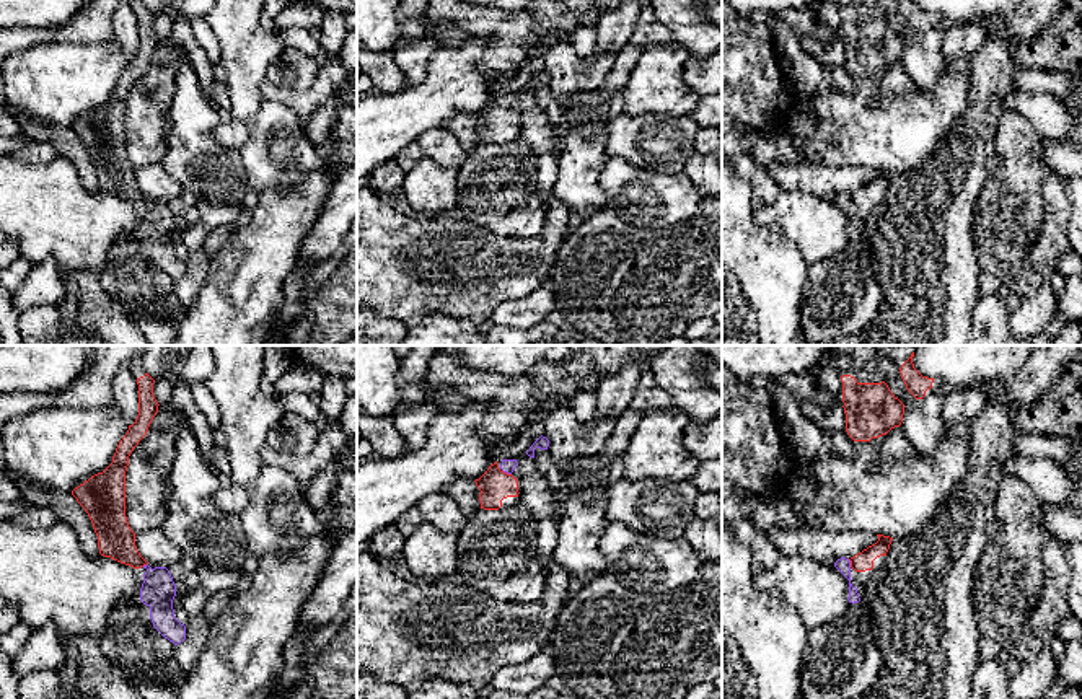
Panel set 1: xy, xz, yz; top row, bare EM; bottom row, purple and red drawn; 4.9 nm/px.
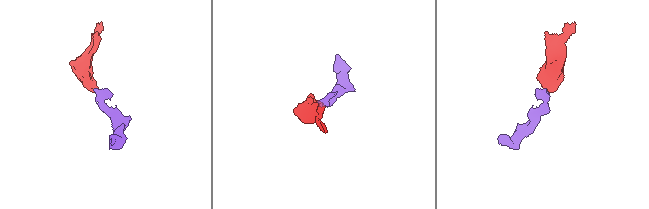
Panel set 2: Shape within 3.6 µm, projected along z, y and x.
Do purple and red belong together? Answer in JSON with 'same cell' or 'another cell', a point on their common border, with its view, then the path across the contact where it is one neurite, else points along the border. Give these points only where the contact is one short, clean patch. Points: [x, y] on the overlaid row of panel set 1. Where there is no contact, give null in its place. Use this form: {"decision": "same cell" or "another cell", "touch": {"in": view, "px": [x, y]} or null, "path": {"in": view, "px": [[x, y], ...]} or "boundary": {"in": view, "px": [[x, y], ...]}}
{"decision": "same cell", "touch": {"in": "xz", "px": [507, 473]}, "path": {"in": "xz", "px": [[507, 466], [507, 473], [494, 484]]}}

